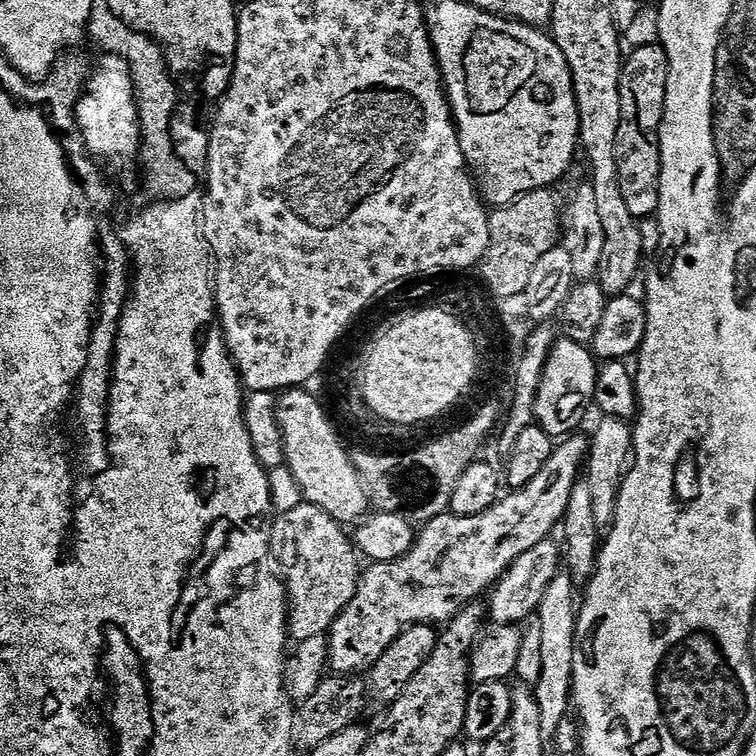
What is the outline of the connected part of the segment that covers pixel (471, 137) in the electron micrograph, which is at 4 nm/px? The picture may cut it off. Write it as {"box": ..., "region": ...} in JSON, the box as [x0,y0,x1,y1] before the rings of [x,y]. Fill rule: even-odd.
{"box":[460,15,580,206],"region":[[[494,15],[494,27],[496,28],[496,48],[492,48],[492,56],[484,56],[484,60],[490,60],[490,68],[494,72],[478,72],[478,94],[475,97],[476,116],[464,116],[464,125],[460,129],[460,145],[464,151],[465,161],[478,185],[478,191],[485,201],[492,206],[512,204],[519,196],[533,192],[535,188],[552,188],[572,168],[572,159],[578,153],[580,143],[580,110],[576,96],[576,86],[572,81],[572,71],[562,54],[562,50],[556,45],[547,31],[530,24],[521,24],[520,21],[507,19]]]}

